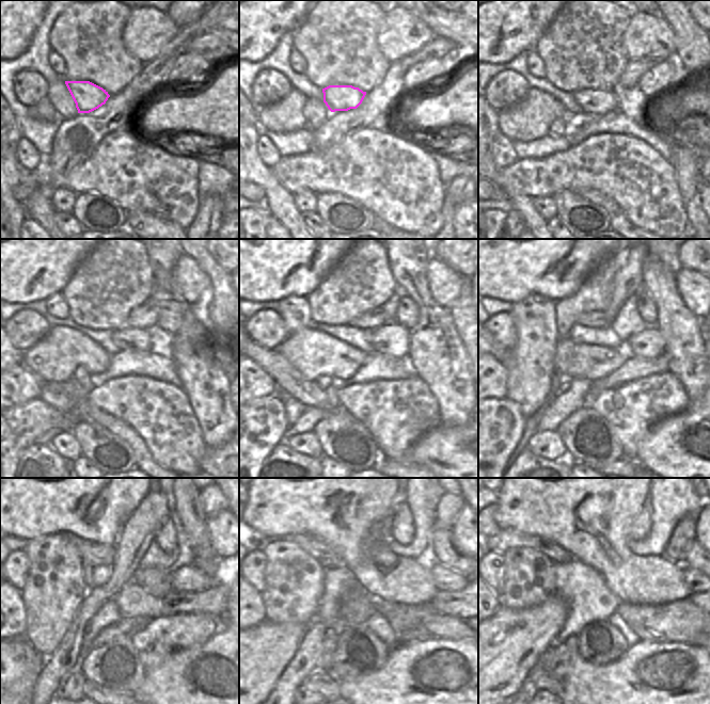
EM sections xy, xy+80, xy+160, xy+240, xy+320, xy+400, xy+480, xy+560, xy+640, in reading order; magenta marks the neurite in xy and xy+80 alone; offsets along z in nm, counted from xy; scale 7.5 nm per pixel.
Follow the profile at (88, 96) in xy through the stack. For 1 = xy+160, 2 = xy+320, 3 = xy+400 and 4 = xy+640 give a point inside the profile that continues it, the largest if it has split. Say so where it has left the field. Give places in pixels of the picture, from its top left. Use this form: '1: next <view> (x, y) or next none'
1: next xy+160 (598, 101)
2: next xy+320 (393, 339)
3: next xy+400 (649, 344)
4: next xy+640 (695, 580)

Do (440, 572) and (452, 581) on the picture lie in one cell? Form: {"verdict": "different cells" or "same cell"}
{"verdict": "same cell"}

